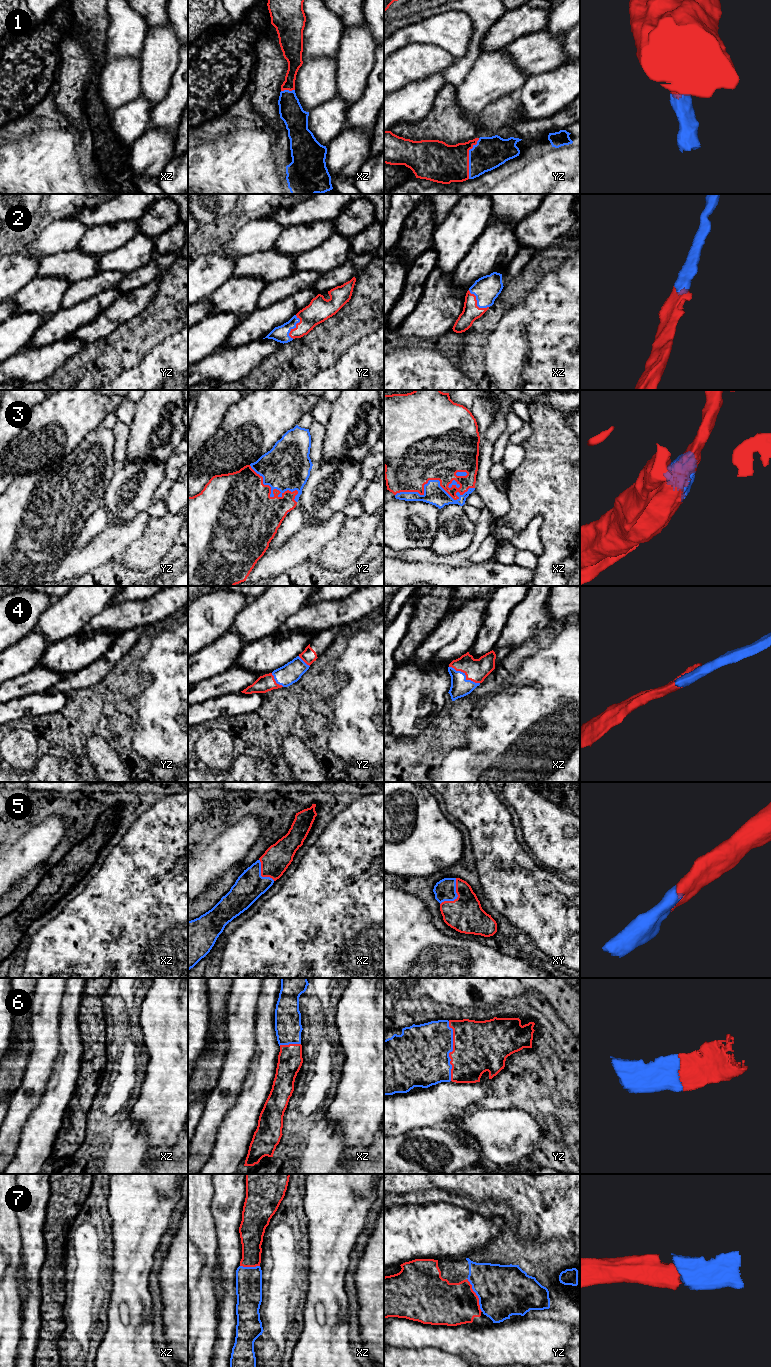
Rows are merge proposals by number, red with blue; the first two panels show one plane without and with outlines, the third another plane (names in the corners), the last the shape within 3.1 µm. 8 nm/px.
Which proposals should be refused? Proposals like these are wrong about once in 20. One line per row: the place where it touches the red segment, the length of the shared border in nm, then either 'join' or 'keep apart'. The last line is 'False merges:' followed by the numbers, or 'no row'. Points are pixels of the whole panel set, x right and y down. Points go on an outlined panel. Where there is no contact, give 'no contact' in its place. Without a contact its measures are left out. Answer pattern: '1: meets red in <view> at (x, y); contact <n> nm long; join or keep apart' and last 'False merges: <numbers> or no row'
1: meets red in yz at (468, 158); contact 340 nm long; join
2: meets red in yz at (294, 328); contact 200 nm long; join
3: meets red in xz at (435, 479); contact 650 nm long; join
4: meets red in xz at (465, 674); contact 280 nm long; join
5: meets red in xy at (458, 896); contact 260 nm long; join
6: meets red in yz at (452, 1051); contact 480 nm long; join
7: meets red in yz at (476, 1295); contact 300 nm long; join
False merges: no row

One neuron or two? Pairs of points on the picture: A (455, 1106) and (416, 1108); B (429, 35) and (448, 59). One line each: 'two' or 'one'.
A: one
B: two

